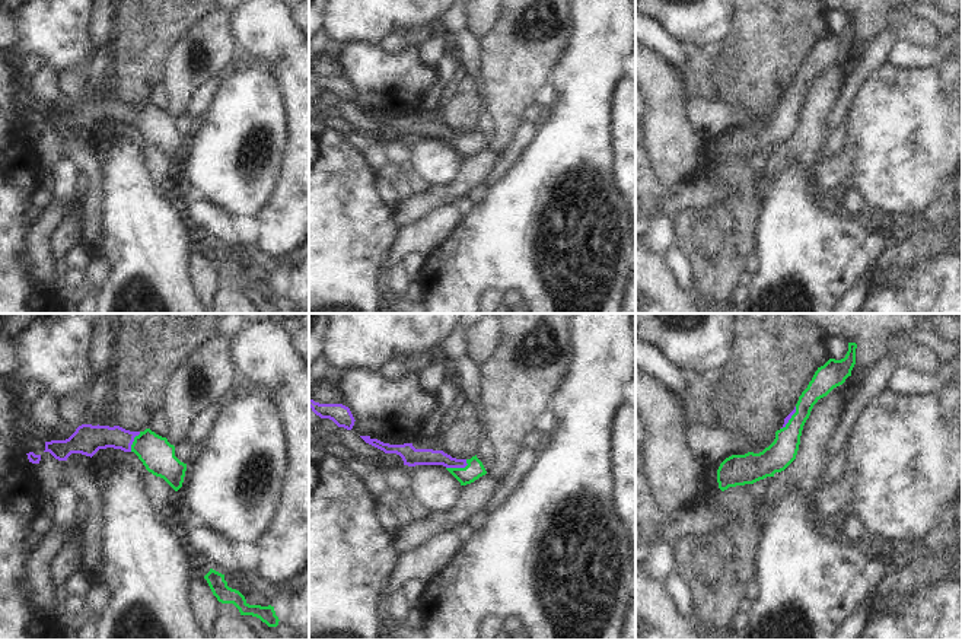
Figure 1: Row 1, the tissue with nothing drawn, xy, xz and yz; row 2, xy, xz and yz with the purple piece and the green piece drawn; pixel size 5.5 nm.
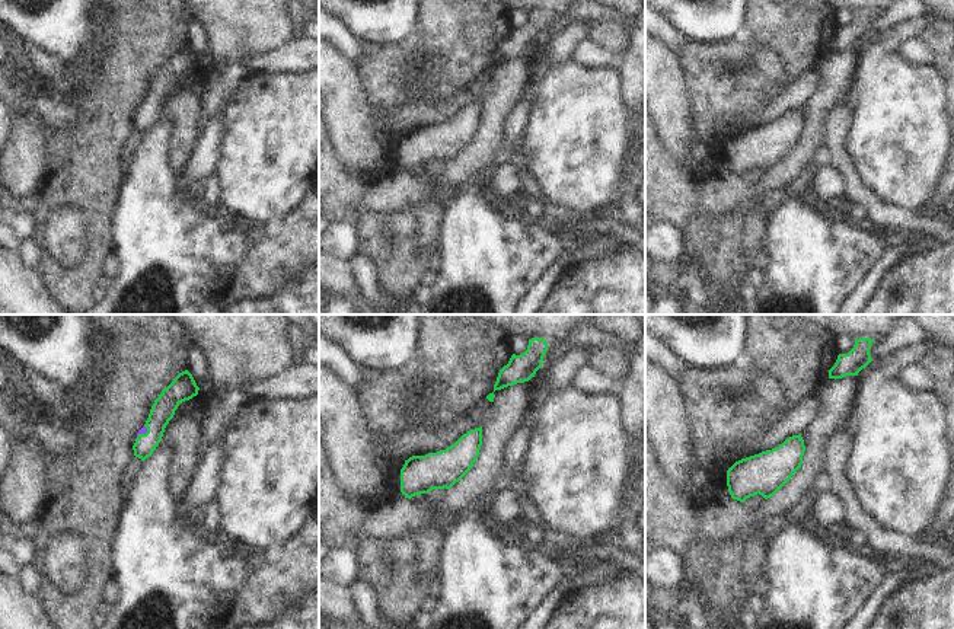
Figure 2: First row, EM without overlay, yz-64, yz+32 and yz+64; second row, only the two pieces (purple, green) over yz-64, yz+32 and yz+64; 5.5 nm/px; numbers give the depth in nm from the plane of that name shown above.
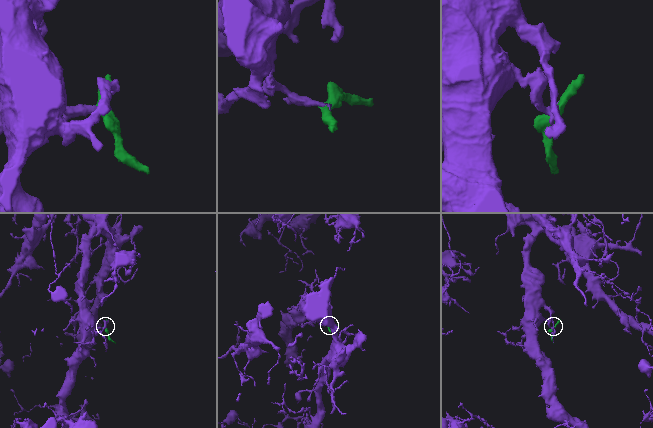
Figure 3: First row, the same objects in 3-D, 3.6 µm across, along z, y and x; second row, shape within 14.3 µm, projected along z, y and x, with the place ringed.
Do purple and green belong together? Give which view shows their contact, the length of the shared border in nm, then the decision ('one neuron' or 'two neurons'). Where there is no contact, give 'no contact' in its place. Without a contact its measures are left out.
xz | 130 nm | one neuron

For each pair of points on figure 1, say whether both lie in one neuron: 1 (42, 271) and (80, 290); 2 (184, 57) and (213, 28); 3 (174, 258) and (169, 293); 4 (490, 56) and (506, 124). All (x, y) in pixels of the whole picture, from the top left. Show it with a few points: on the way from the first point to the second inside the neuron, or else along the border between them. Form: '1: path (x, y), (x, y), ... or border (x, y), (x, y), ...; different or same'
1: border (54, 276), (51, 289); different
2: path (188, 48), (204, 37); same
3: path (169, 267), (169, 285); same
4: path (506, 73), (506, 107); same

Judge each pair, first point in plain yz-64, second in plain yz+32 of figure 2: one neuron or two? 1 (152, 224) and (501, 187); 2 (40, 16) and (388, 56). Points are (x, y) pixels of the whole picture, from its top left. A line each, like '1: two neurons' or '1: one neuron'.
1: two neurons
2: two neurons

